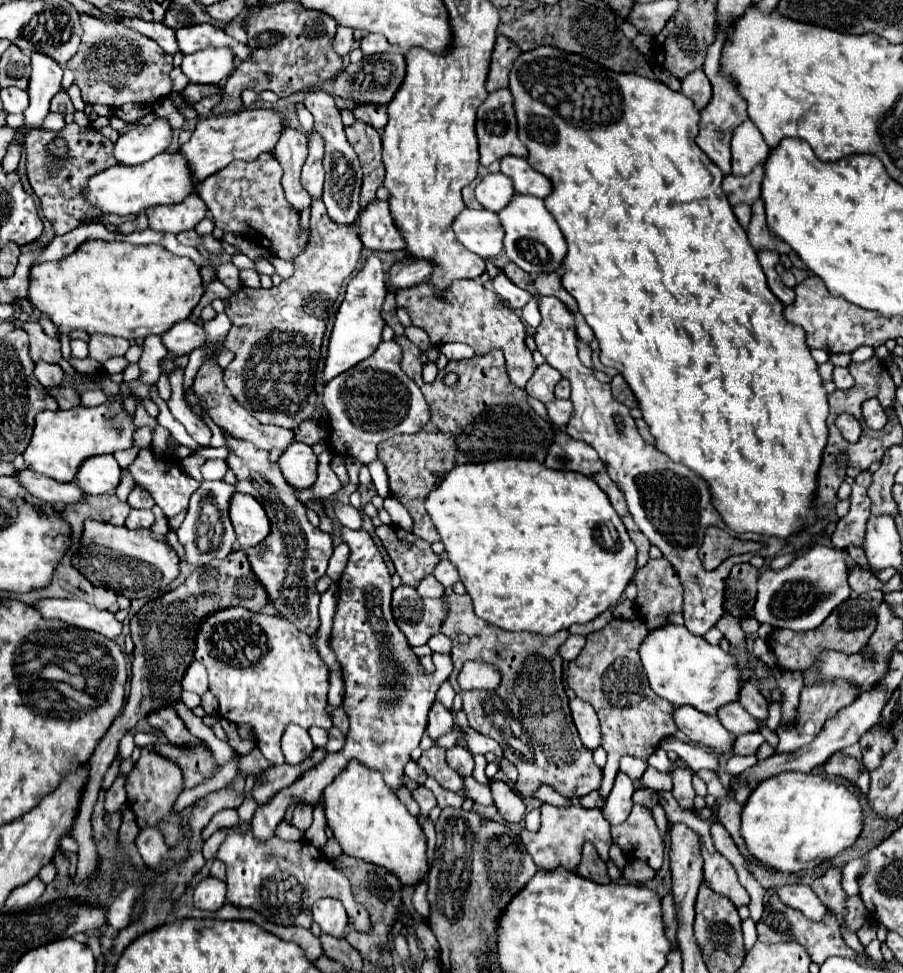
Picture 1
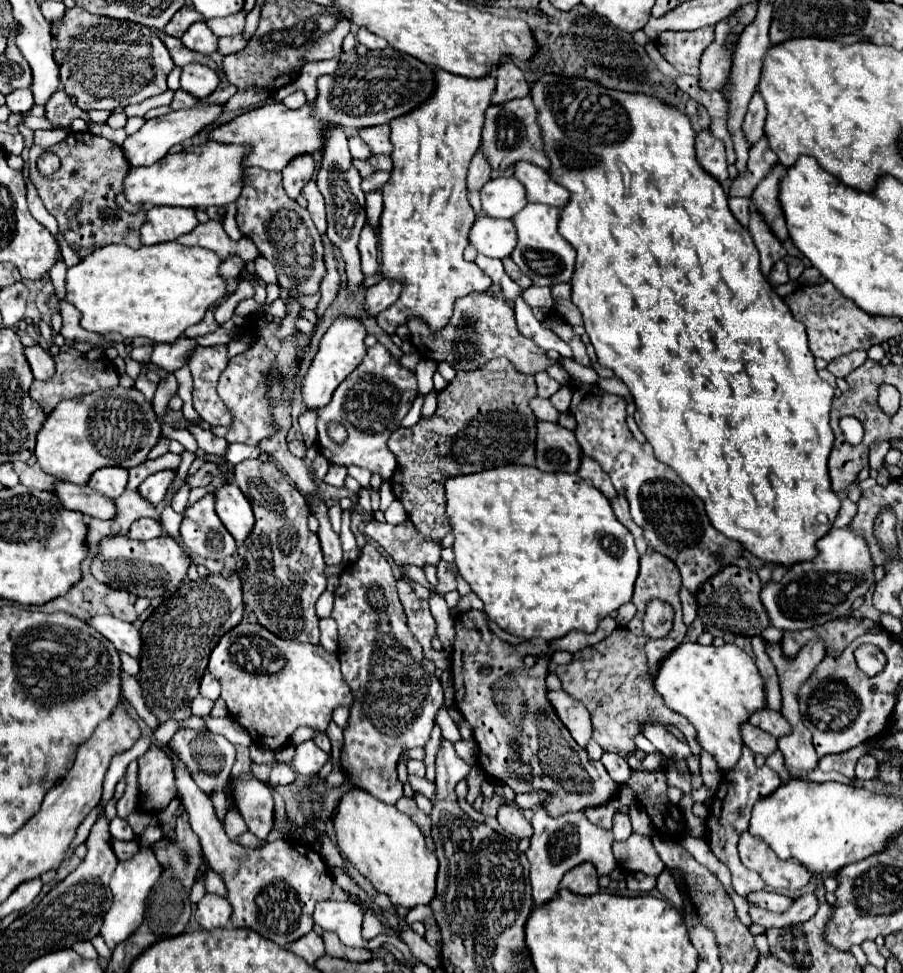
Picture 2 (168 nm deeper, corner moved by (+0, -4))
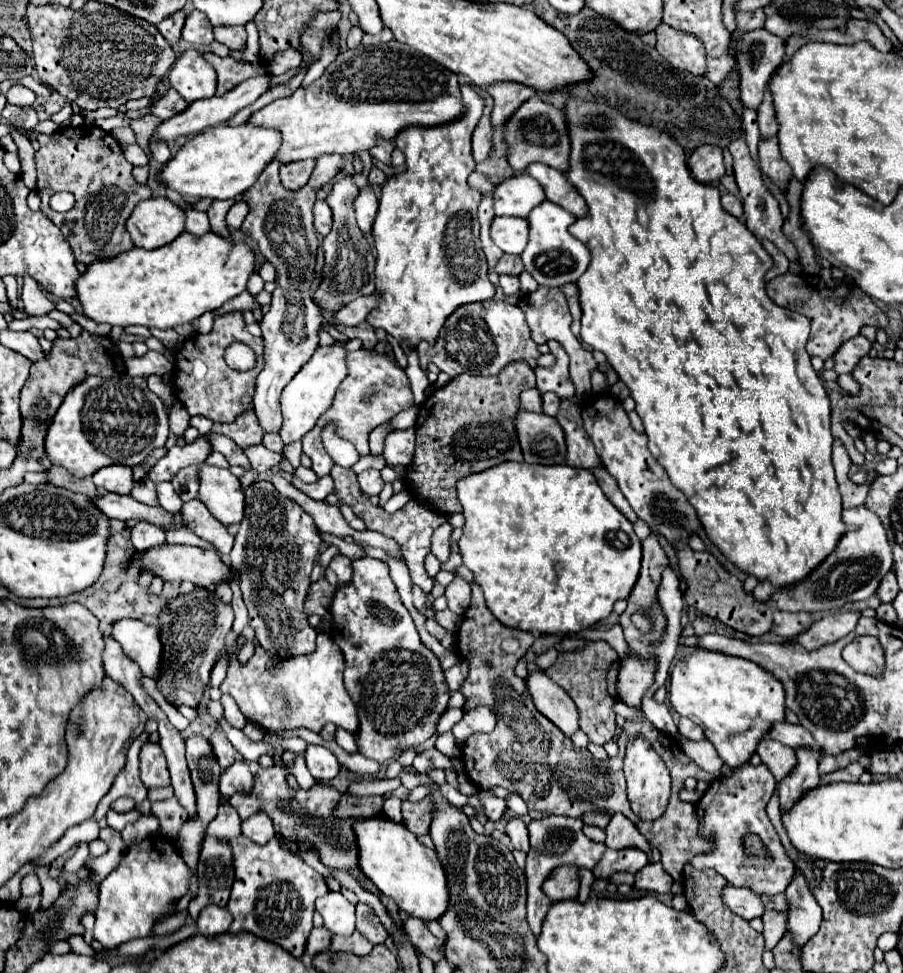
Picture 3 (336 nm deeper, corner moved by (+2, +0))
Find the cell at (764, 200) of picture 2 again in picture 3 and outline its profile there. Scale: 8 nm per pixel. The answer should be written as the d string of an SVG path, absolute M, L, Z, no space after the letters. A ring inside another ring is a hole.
M775 137L767 141L759 141L759 167L783 193L787 193L787 185L793 173L791 167L787 167L787 163L781 157L779 143Z

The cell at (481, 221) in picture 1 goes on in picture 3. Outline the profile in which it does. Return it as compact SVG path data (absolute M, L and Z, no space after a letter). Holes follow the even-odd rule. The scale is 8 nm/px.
M495 217L491 223L491 239L501 251L519 255L527 245L527 219Z

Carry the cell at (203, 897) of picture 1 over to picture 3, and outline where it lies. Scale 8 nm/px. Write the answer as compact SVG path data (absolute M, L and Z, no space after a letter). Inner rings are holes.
M207 905L201 909L201 913L197 917L197 927L199 927L201 935L211 937L211 935L219 935L219 933L229 931L231 921L233 921L233 917L225 907Z

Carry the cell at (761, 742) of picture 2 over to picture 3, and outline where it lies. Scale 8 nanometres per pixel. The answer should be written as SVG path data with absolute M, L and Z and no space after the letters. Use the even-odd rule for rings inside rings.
M765 737L757 745L757 755L761 761L769 767L769 771L775 775L775 779L783 779L791 767L795 767L795 751L791 747L785 747L779 741L773 741L771 737Z

